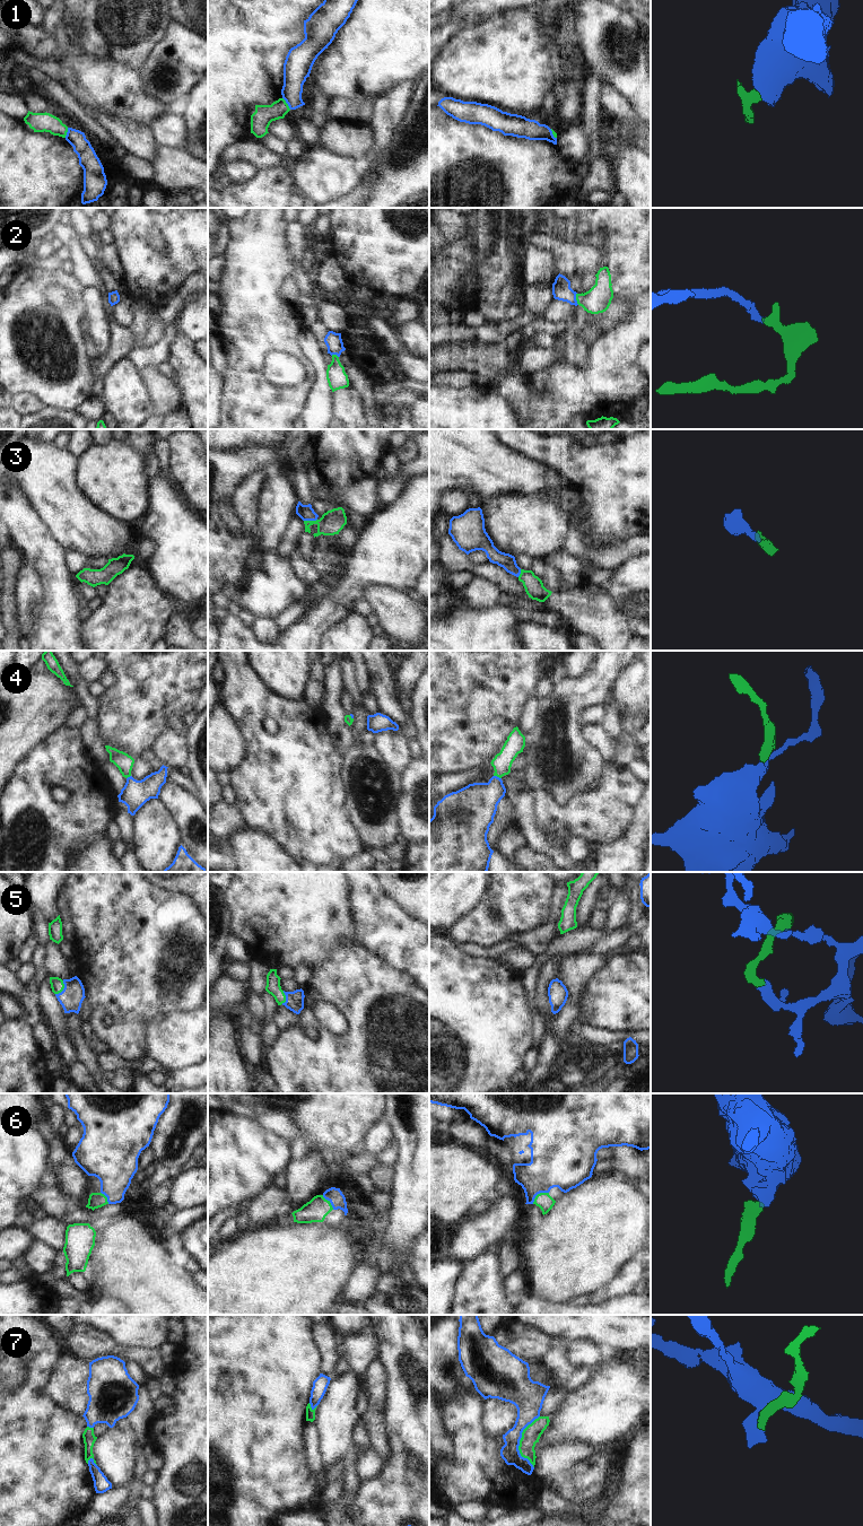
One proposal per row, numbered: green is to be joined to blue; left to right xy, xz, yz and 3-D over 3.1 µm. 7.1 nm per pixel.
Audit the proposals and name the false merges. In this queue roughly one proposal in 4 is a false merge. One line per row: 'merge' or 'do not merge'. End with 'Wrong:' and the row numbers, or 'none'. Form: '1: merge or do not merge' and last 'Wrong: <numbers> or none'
1: do not merge
2: merge
3: merge
4: merge
5: merge
6: merge
7: do not merge
Wrong: 1, 7

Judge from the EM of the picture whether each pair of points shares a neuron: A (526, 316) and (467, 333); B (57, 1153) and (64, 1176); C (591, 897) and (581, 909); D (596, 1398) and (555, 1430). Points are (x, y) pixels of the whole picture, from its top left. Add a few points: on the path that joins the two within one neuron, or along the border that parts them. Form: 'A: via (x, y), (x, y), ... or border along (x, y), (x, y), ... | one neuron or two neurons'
A: via (512, 326), (496, 333), (481, 333) | one neuron
B: border along (73, 1161), (63, 1165), (58, 1170), (55, 1185) | two neurons
C: via (587, 900), (584, 906) | one neuron
D: via (586, 1409), (572, 1423), (565, 1427) | one neuron

